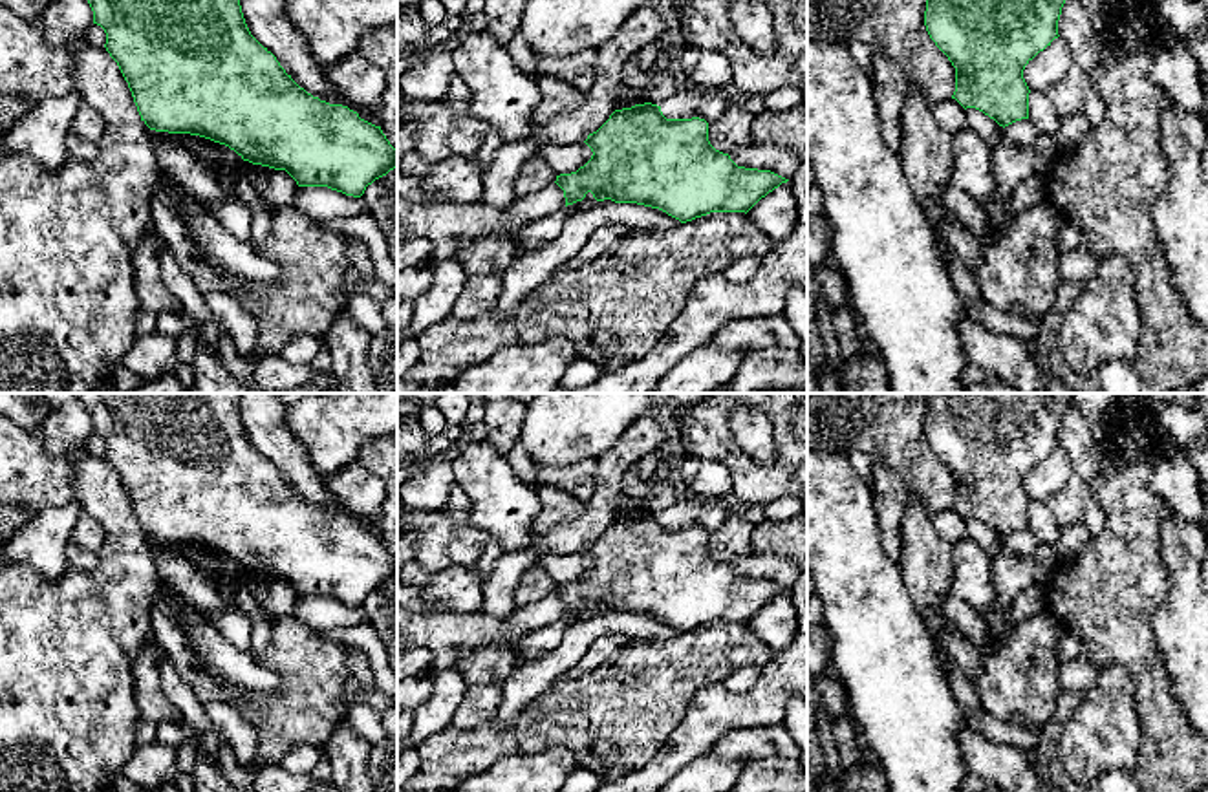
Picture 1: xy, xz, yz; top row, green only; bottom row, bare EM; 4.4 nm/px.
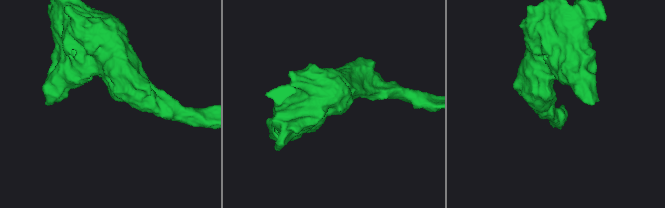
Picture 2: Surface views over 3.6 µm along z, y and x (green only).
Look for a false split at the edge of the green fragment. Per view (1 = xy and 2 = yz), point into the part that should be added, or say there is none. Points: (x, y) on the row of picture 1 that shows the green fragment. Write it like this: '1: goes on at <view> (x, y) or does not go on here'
1: does not go on here
2: does not go on here

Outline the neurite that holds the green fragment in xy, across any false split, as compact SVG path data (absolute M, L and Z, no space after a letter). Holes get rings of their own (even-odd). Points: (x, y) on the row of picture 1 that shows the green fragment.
M88 0L88 4L93 11L93 24L101 26L106 33L104 48L117 62L124 80L128 82L141 121L150 130L200 135L229 146L243 161L275 170L286 170L298 187L328 187L353 198L361 198L368 185L397 168L397 150L390 144L381 126L361 119L359 113L348 106L329 104L300 88L291 75L286 73L276 57L251 35L240 0Z

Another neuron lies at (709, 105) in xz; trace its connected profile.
M683 90L664 101L661 112L666 119L699 117L706 123L717 121L732 102L732 91L723 90Z

